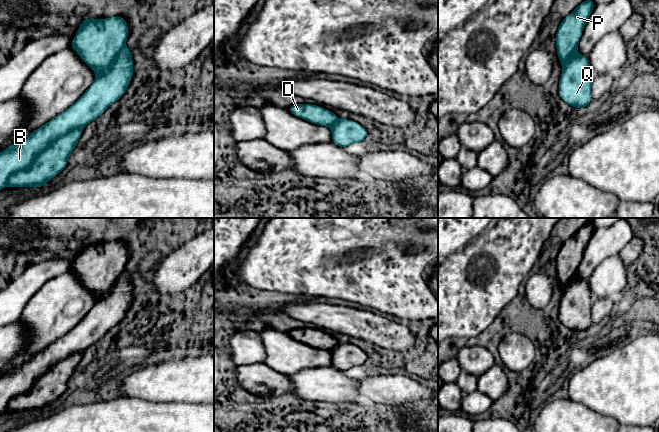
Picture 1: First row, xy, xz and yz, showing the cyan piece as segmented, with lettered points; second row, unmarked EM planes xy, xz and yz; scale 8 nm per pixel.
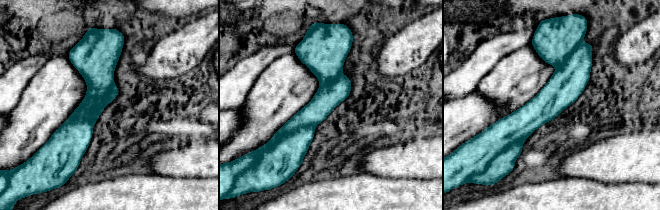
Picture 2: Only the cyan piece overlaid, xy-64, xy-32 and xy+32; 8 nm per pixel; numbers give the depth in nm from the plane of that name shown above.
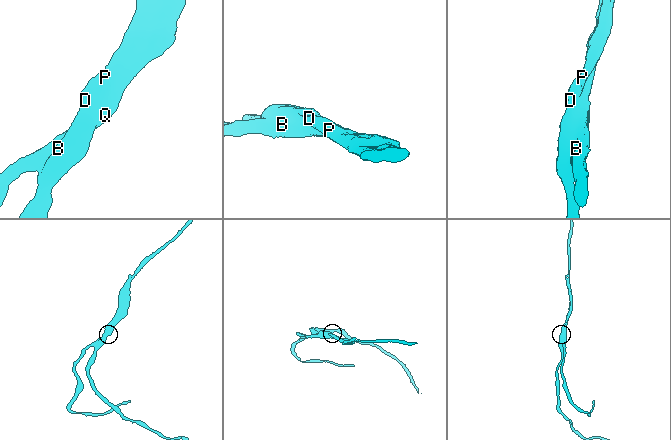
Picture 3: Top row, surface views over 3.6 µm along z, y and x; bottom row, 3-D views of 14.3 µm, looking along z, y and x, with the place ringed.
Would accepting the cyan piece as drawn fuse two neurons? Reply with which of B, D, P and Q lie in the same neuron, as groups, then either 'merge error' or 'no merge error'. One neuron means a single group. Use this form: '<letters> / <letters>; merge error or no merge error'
B Q / D P; merge error

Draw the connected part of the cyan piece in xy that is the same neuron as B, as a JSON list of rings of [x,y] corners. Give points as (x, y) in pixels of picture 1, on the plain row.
[[[124,271],[108,294],[97,299],[74,328],[31,359],[0,376],[0,413],[7,410],[14,397],[28,393],[50,367],[73,354],[84,352],[122,321],[134,300],[131,277]]]

